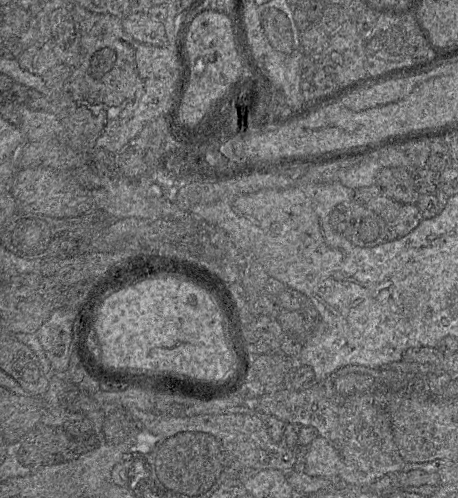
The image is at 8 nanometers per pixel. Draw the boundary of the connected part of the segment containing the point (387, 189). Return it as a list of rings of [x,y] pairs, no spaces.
[[[382,167],[376,184],[388,197],[401,204],[416,204],[420,196],[414,186],[412,173],[403,167]]]

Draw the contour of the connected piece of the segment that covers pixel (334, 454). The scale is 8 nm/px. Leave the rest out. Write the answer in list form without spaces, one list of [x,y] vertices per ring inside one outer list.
[[[317,436],[308,445],[304,472],[339,482],[339,454],[325,438]]]

